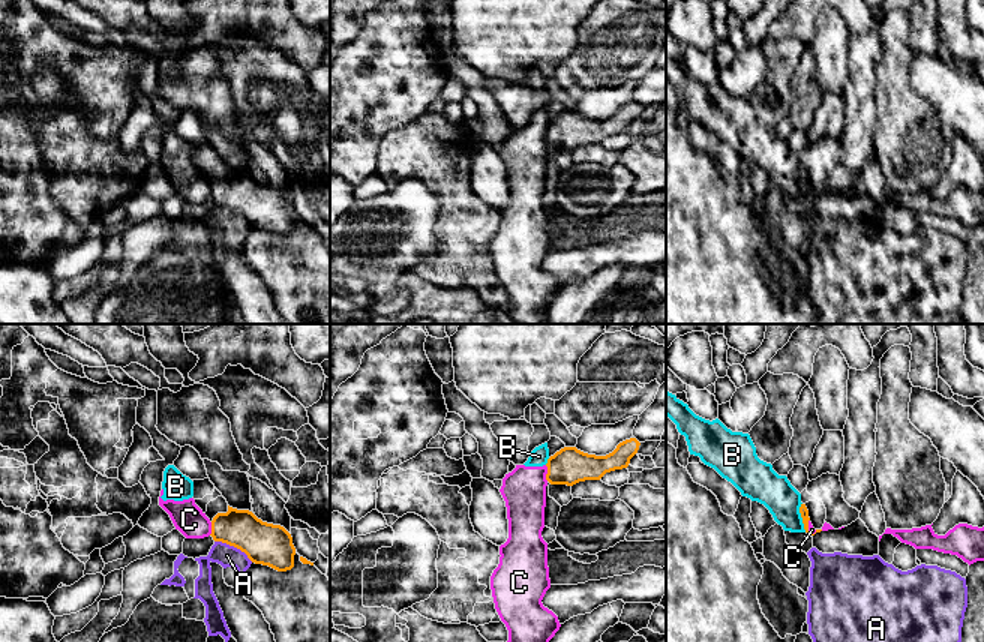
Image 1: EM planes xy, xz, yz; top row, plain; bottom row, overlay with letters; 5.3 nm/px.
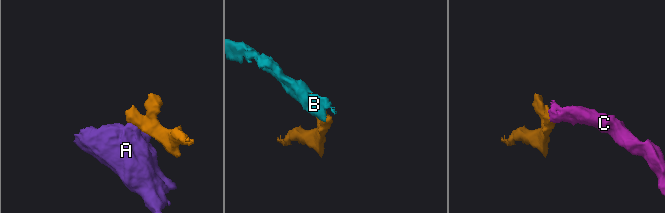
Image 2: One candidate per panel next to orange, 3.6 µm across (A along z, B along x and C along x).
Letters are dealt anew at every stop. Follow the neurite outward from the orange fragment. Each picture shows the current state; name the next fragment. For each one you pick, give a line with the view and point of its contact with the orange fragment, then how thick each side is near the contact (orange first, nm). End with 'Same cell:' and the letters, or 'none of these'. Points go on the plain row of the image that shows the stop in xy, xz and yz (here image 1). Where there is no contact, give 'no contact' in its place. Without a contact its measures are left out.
Same cell: none of these

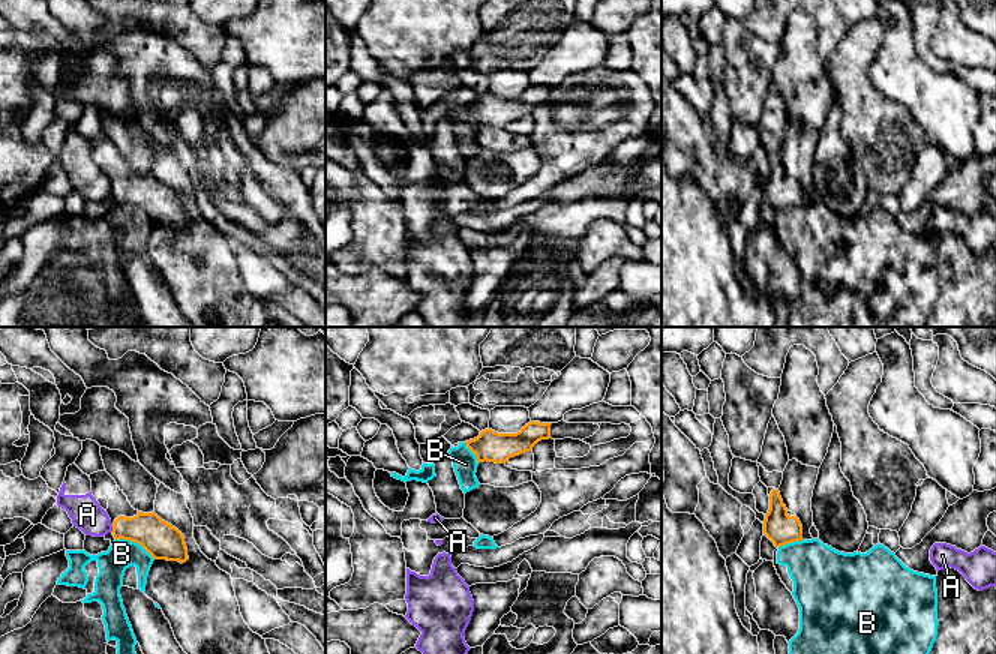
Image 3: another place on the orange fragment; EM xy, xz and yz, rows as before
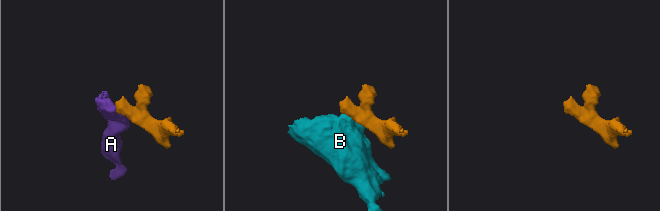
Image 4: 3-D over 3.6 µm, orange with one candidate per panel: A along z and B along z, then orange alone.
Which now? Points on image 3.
Same cell: none of these

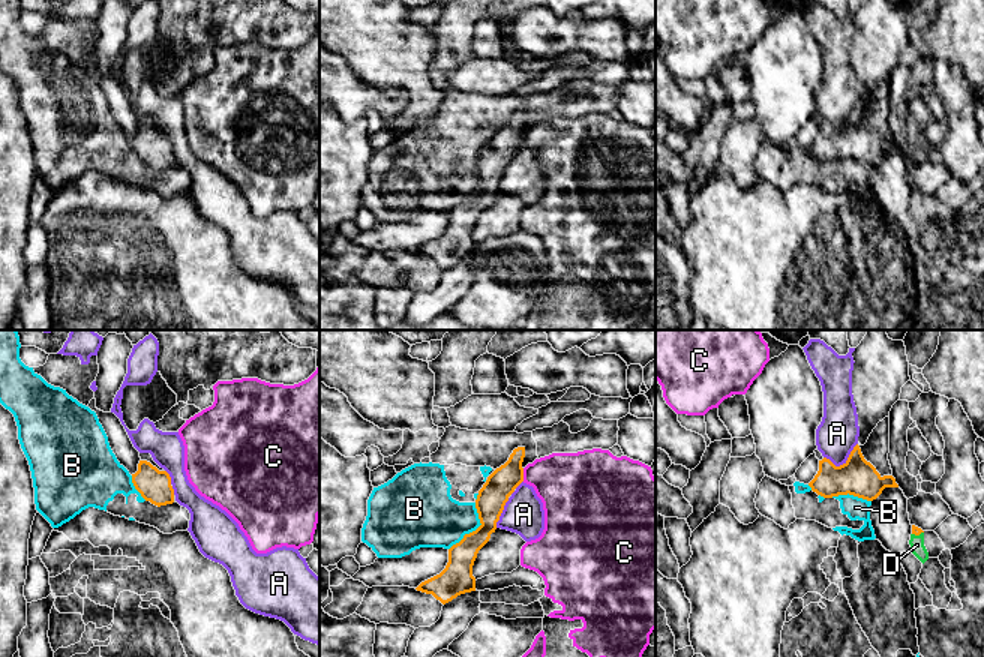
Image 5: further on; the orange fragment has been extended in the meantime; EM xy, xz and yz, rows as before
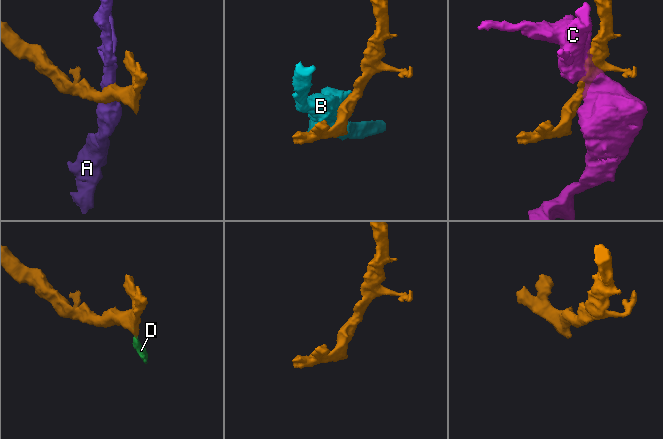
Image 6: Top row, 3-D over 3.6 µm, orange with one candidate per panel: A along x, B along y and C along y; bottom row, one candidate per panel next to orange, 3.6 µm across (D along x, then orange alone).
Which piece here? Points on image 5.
D: contact yz (917, 198); calibres 50 and 80 nm
Same cell: D

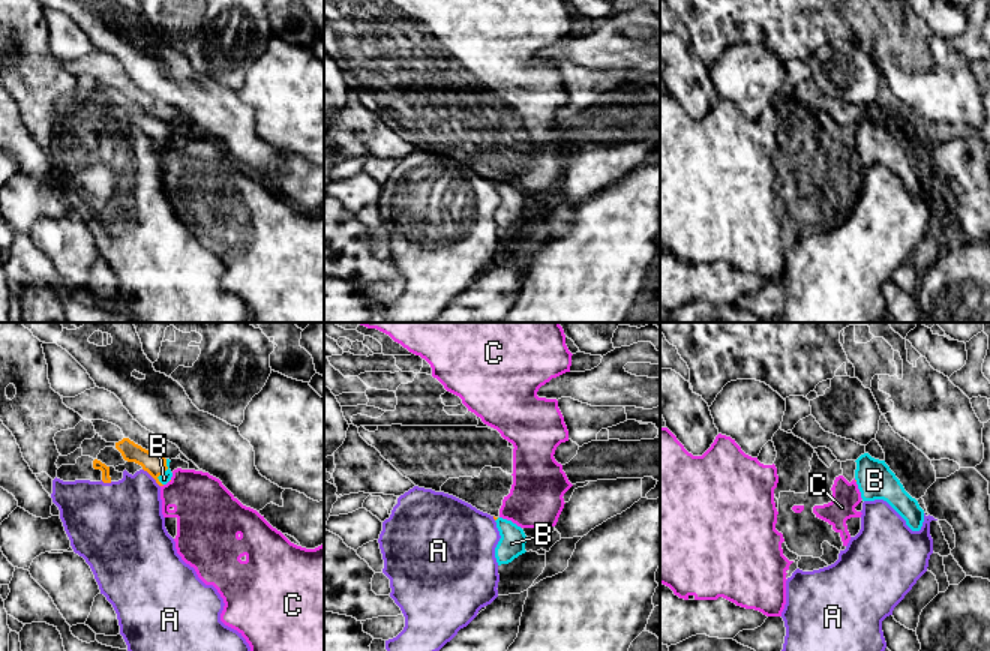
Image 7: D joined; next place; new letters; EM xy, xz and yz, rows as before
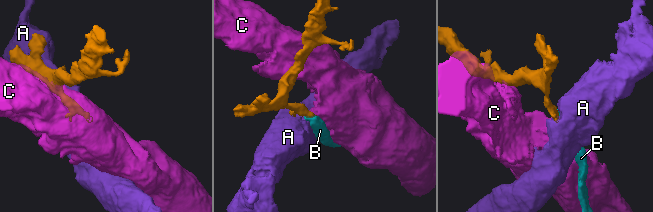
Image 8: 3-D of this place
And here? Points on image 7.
B: contact xy (164, 137); calibres 110 and 50 nm
Same cell: B

